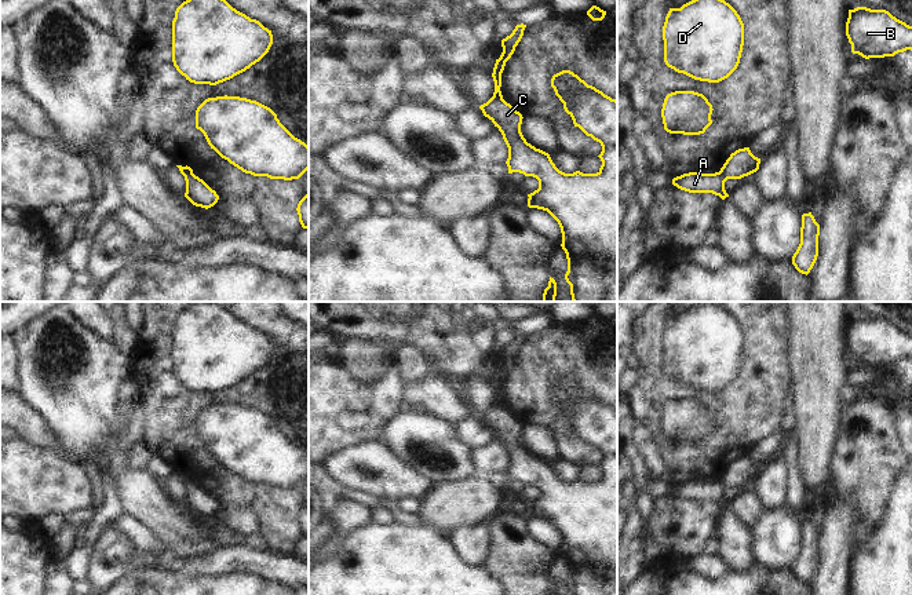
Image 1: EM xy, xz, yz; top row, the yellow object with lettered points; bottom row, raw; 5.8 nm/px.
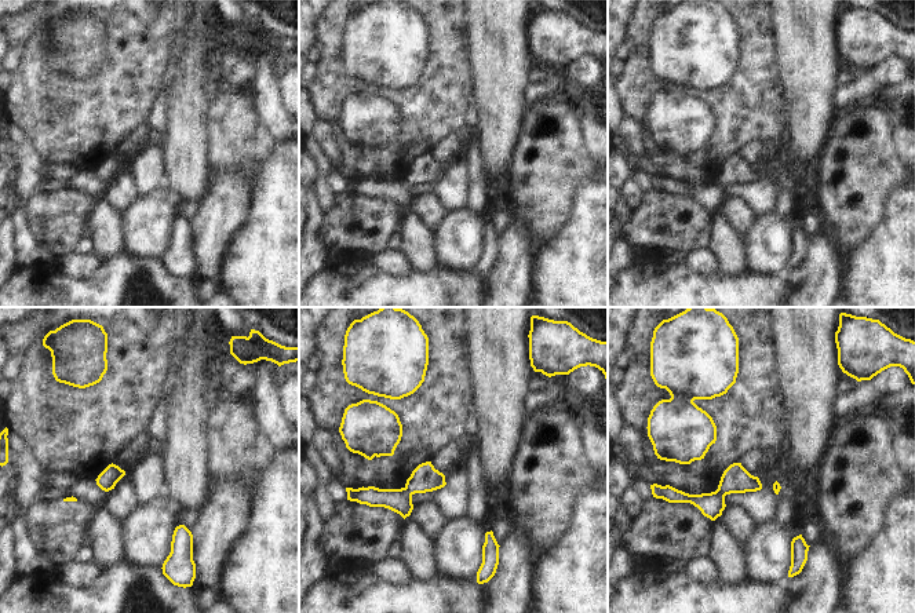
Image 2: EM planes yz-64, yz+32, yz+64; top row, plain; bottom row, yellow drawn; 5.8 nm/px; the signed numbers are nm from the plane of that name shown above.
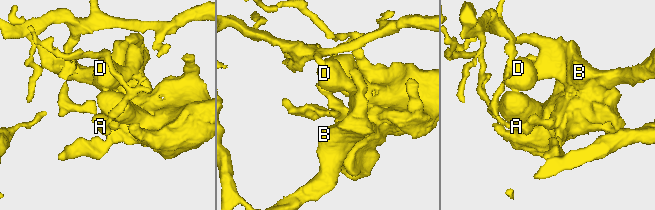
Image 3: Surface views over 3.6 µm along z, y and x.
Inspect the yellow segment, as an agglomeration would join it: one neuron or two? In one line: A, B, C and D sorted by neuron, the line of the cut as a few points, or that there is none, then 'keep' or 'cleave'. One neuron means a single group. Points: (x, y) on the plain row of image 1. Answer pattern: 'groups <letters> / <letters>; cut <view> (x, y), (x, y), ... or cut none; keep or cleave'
groups A / B C D; cut xz (493, 404), (502, 408); cleave

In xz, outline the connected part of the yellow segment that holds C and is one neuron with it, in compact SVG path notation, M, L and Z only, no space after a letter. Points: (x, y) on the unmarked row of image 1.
M570 379L554 383L551 395L574 435L601 452L602 474L597 482L559 479L548 461L526 450L521 441L522 423L504 408L492 405L479 417L503 443L508 456L508 482L519 481L539 489L539 497L528 503L528 515L547 519L558 530L568 567L566 591L570 595L617 595L617 409Z

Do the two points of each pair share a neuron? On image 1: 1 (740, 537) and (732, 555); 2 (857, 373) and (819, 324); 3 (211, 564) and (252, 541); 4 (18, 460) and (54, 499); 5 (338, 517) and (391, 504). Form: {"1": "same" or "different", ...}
{"1": "same", "2": "different", "3": "different", "4": "same", "5": "different"}

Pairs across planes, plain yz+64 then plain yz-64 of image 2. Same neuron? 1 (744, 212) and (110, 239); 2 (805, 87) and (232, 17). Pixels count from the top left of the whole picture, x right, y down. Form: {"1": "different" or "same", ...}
{"1": "different", "2": "different"}

